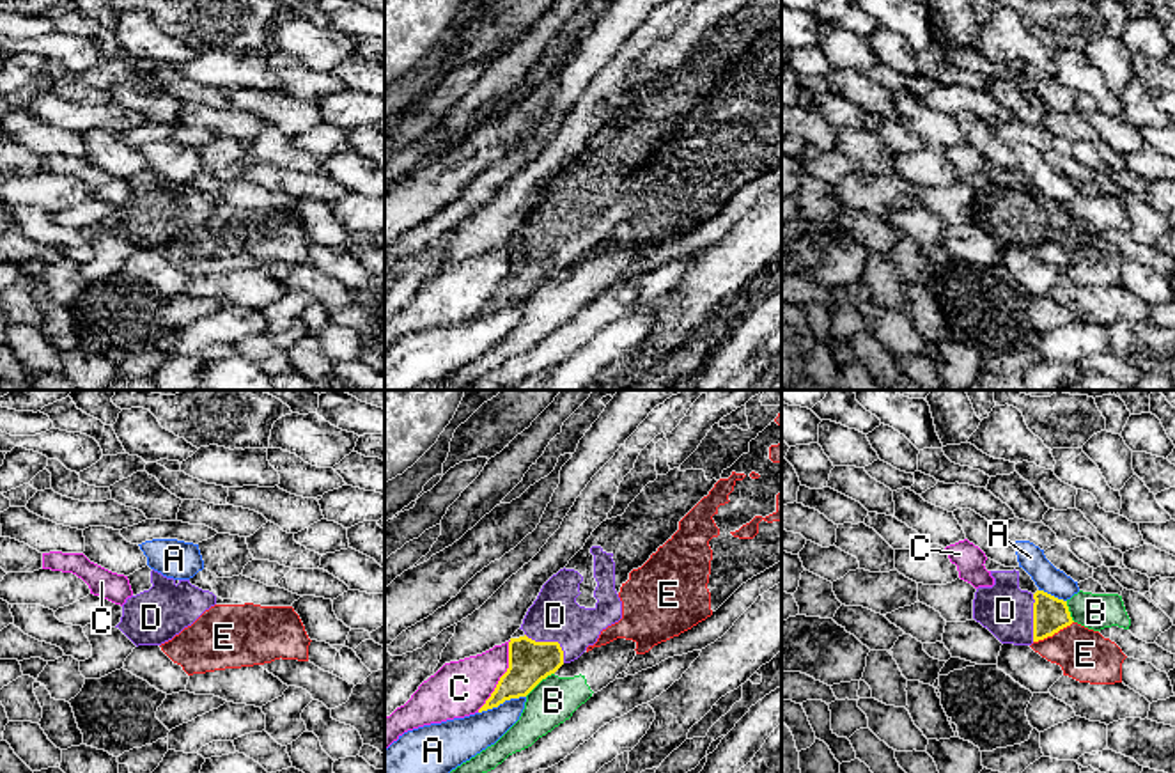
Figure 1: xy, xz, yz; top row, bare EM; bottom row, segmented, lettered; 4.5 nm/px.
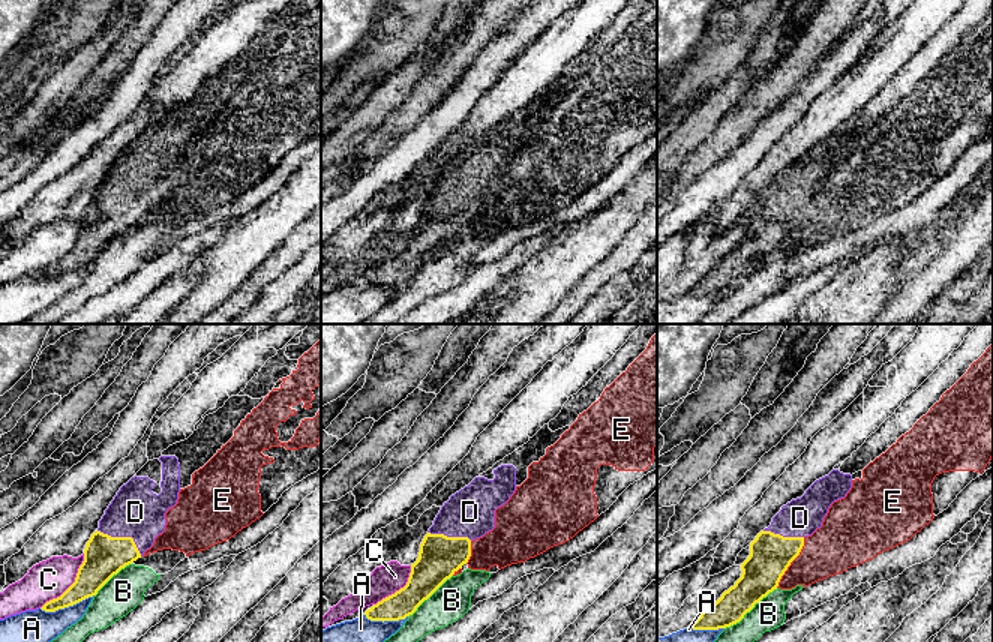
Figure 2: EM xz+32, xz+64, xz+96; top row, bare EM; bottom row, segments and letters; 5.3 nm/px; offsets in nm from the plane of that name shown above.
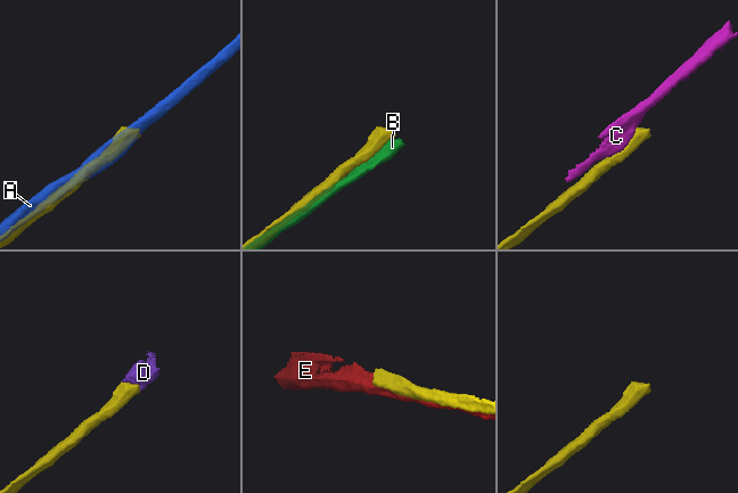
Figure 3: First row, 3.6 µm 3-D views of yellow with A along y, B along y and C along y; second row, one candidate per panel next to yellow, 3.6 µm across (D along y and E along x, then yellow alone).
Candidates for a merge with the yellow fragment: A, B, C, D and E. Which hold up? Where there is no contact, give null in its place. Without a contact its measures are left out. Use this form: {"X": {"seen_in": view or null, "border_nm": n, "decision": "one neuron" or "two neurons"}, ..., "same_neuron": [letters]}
{"A": {"seen_in": "xz", "border_nm": 240, "decision": "two neurons"}, "B": {"seen_in": "xz", "border_nm": 170, "decision": "two neurons"}, "C": {"seen_in": "xz", "border_nm": 360, "decision": "two neurons"}, "D": {"seen_in": "xz", "border_nm": 220, "decision": "one neuron"}, "E": {"seen_in": "yz", "border_nm": 200, "decision": "two neurons"}, "same_neuron": ["D"]}

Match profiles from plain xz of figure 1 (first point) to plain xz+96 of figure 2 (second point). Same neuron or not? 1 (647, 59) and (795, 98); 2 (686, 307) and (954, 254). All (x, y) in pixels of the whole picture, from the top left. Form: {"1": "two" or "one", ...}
{"1": "two", "2": "two"}

